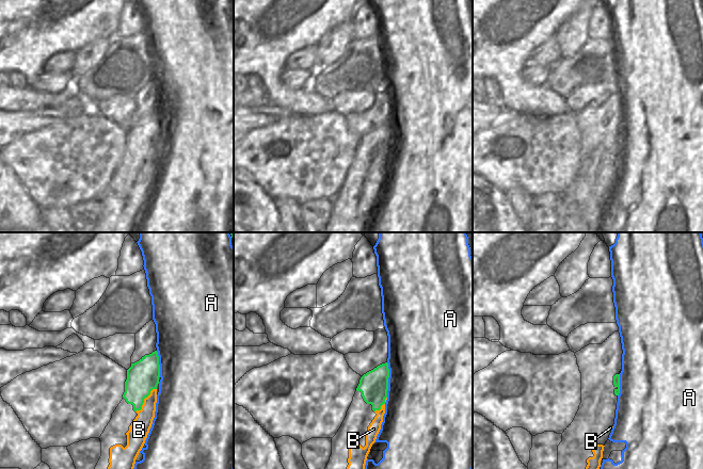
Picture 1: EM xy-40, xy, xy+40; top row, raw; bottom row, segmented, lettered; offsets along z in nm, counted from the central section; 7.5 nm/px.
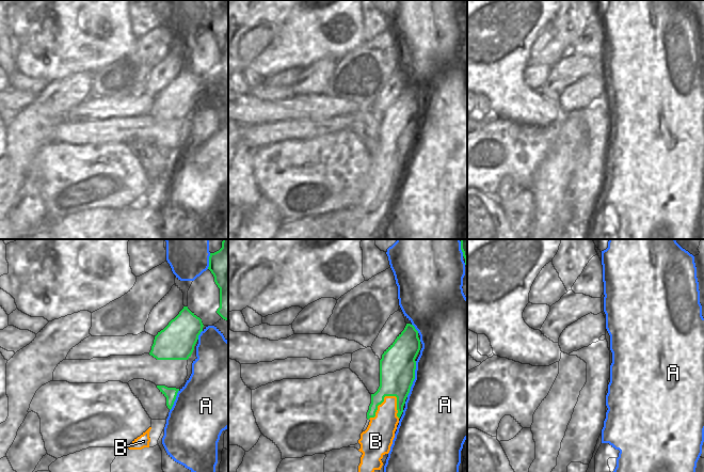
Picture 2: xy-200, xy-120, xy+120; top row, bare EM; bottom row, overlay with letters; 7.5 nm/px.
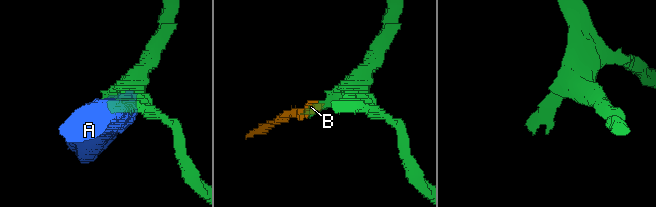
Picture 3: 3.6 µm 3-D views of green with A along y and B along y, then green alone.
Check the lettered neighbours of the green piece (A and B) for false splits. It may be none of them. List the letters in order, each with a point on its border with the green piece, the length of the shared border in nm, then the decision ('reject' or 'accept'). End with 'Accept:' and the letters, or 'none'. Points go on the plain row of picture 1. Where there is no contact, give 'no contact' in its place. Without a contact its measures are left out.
A: xy (387, 141) | 260 nm | reject
B: xy-40 (143, 161) | 240 nm | accept
Accept: B

